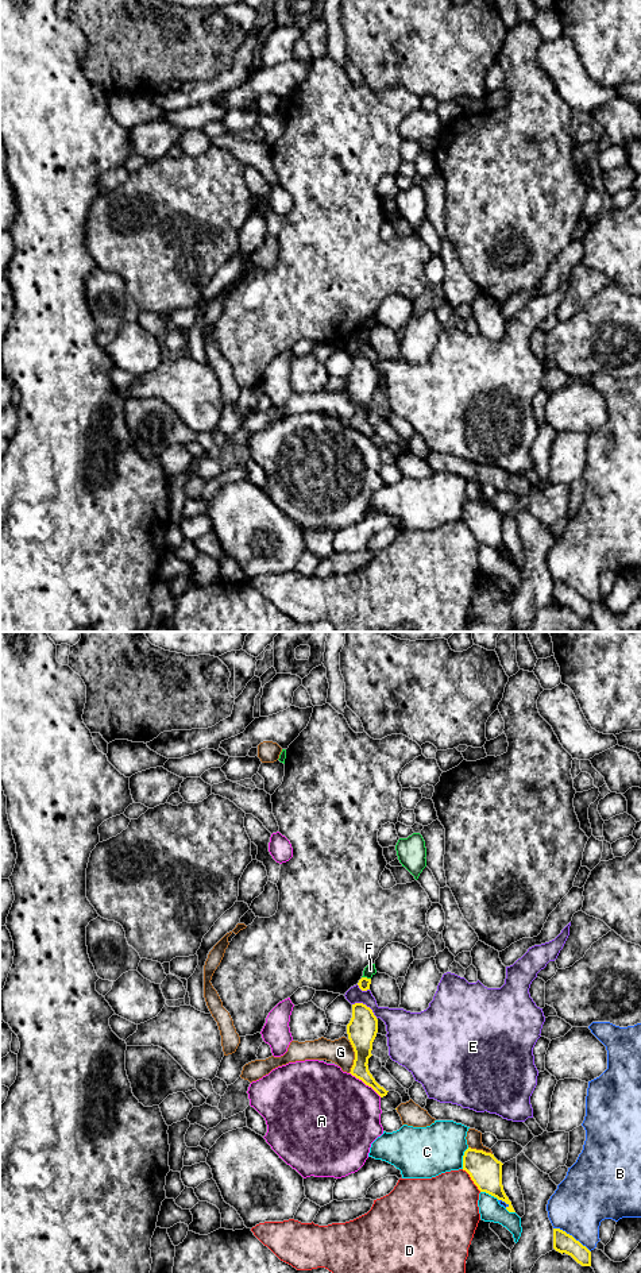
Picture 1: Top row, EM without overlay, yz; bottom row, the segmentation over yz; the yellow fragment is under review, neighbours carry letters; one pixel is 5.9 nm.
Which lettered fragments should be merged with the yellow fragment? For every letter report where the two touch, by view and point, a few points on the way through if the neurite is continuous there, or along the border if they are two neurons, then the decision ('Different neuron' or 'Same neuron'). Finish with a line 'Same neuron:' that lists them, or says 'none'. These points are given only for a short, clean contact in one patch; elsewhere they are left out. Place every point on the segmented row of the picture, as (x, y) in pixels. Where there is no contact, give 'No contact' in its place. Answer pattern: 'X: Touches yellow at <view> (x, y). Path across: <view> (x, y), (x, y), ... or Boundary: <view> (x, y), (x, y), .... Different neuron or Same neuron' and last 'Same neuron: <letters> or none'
A: Touches yellow at yz (366, 1084). Boundary: yz (350, 1072), (381, 1096). Different neuron
B: Touches yellow at yz (571, 1235). Different neuron
C: Touches yellow at yz (463, 1158). Different neuron
D: Touches yellow at yz (471, 1179). Boundary: yz (462, 1169), (481, 1191). Different neuron
E: Touches yellow at yz (365, 1005). Boundary: yz (352, 1003), (365, 1003), (377, 1017). Different neuron
F: Touches yellow at yz (366, 978). Boundary: yz (362, 976), (370, 979). Different neuron
G: Touches yellow at yz (355, 1057). Different neuron
Same neuron: none

